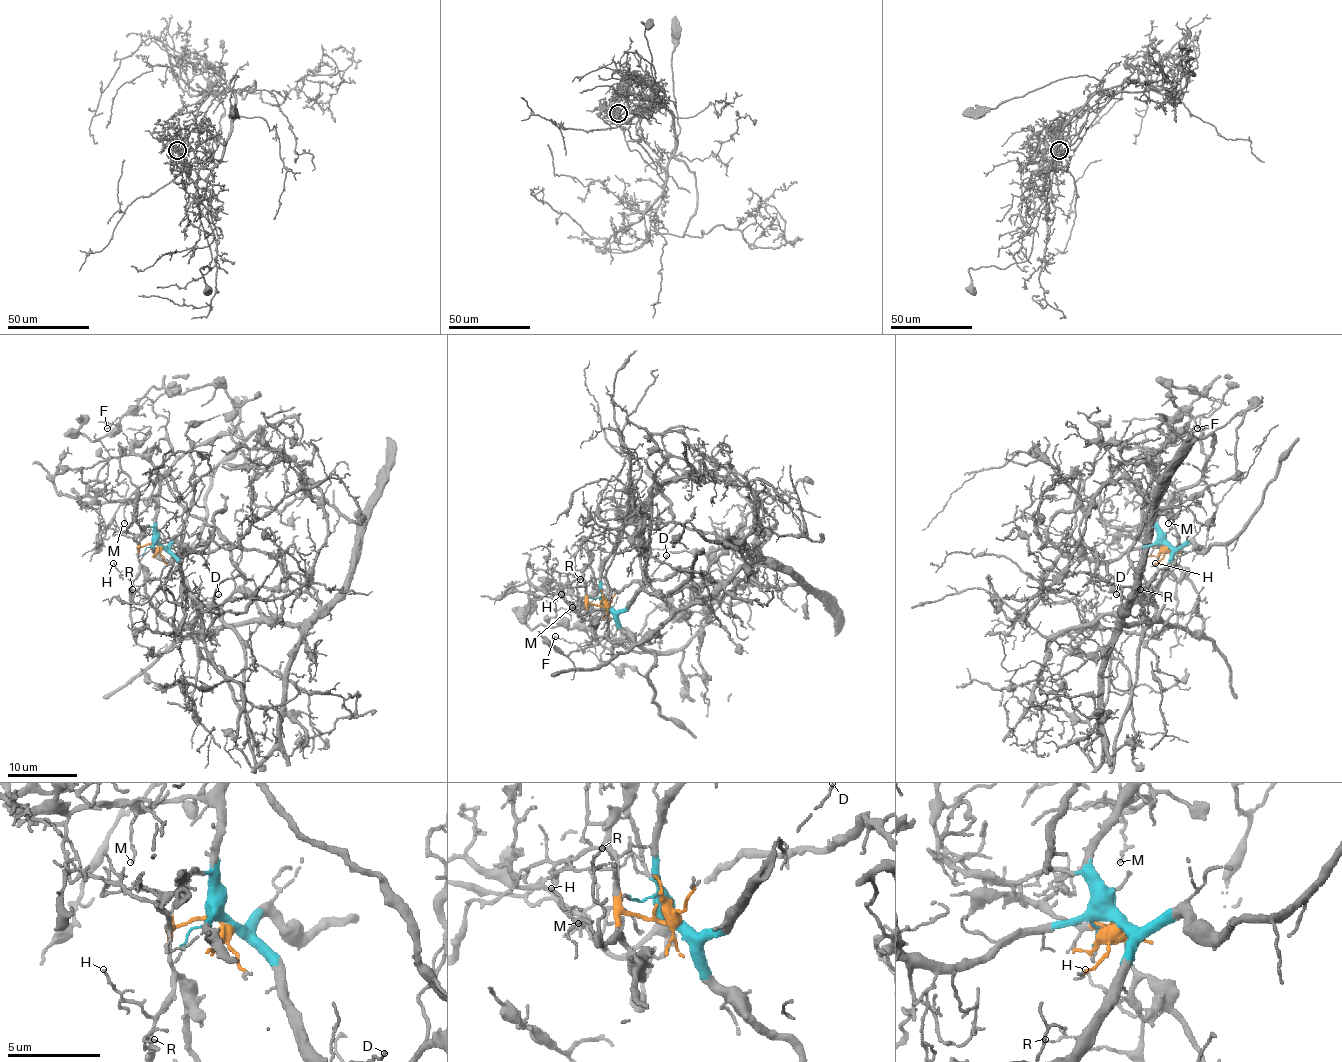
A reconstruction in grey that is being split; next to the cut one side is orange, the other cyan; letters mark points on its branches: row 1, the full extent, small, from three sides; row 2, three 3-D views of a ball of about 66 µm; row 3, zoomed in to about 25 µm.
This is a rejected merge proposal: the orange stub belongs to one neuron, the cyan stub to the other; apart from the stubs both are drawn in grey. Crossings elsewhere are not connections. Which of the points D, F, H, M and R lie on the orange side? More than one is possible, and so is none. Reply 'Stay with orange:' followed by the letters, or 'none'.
Stay with orange: H, R

